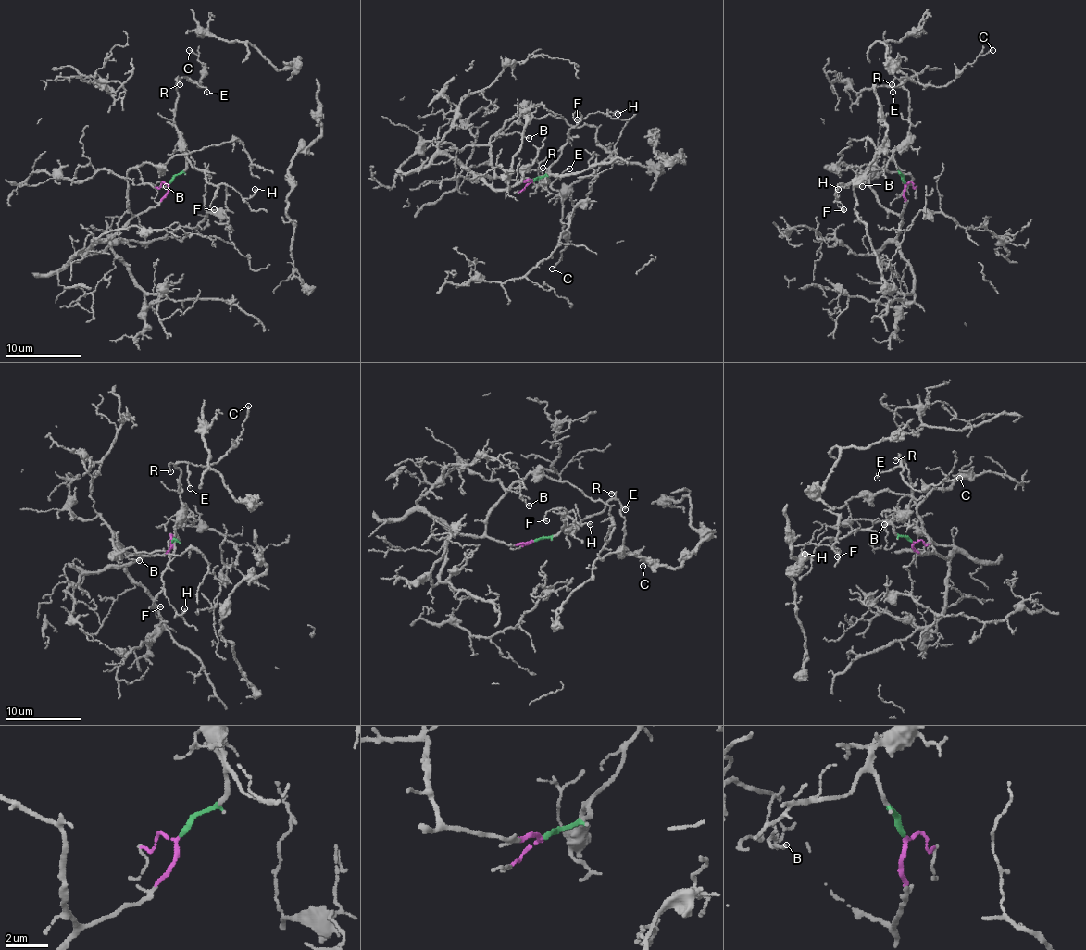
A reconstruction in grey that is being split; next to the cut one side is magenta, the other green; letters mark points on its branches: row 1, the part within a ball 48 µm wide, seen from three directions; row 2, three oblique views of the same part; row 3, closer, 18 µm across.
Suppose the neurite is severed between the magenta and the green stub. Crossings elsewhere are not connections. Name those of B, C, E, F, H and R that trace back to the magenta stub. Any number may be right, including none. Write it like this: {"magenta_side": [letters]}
{"magenta_side": ["B"]}

